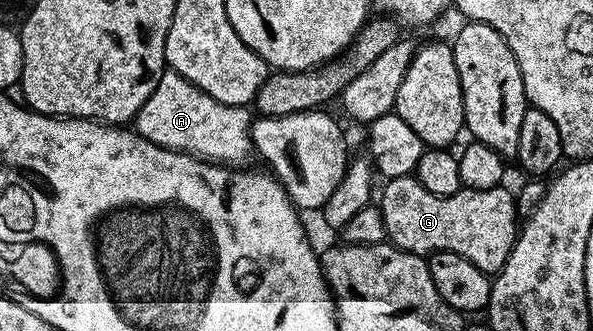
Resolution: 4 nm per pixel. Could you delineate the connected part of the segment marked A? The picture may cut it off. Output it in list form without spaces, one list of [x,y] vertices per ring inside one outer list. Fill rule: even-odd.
[[[164,69],[157,88],[141,104],[133,119],[133,129],[145,140],[166,150],[191,154],[195,158],[228,168],[243,168],[253,158],[251,124],[253,114],[246,106],[226,106],[213,100],[175,70]]]

